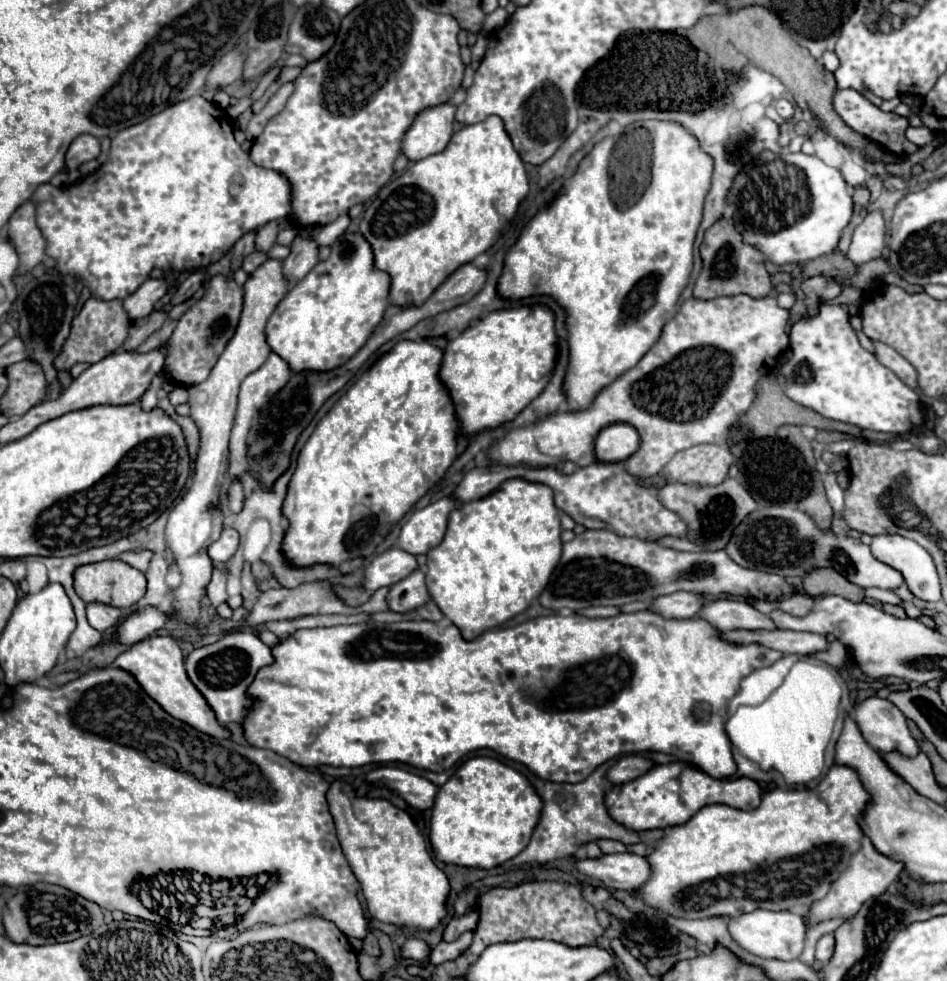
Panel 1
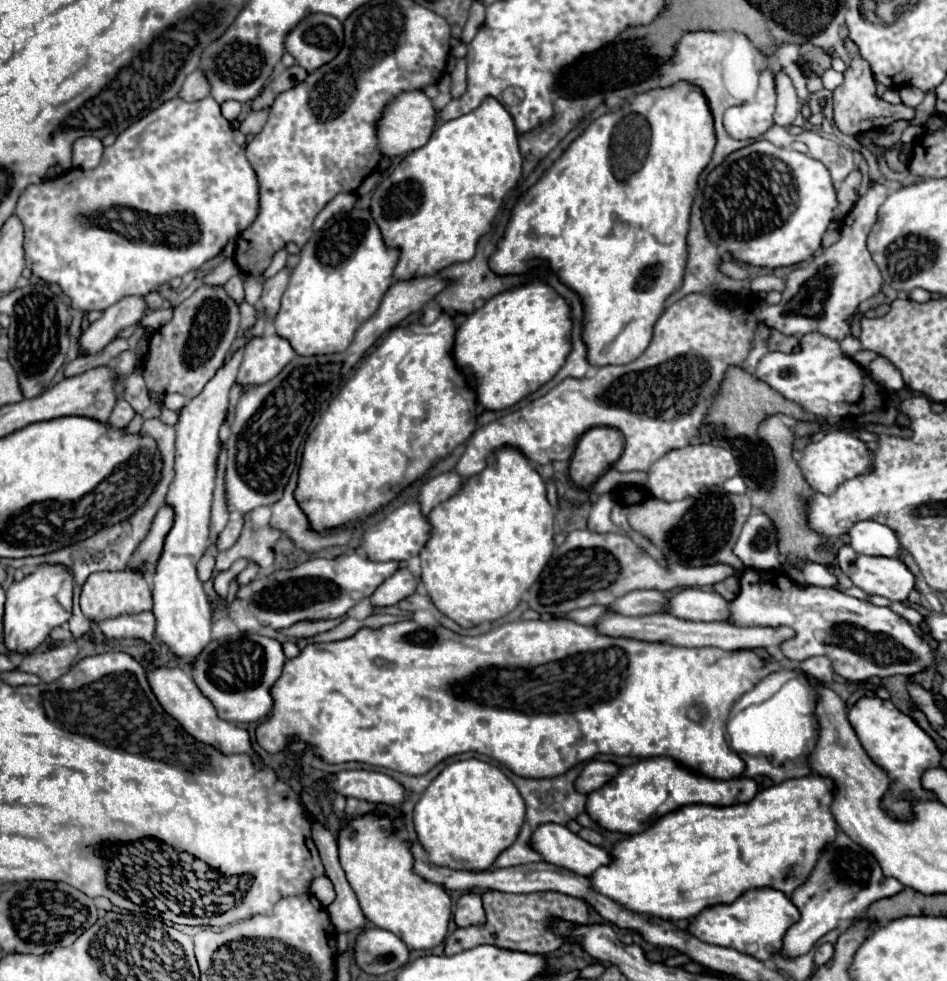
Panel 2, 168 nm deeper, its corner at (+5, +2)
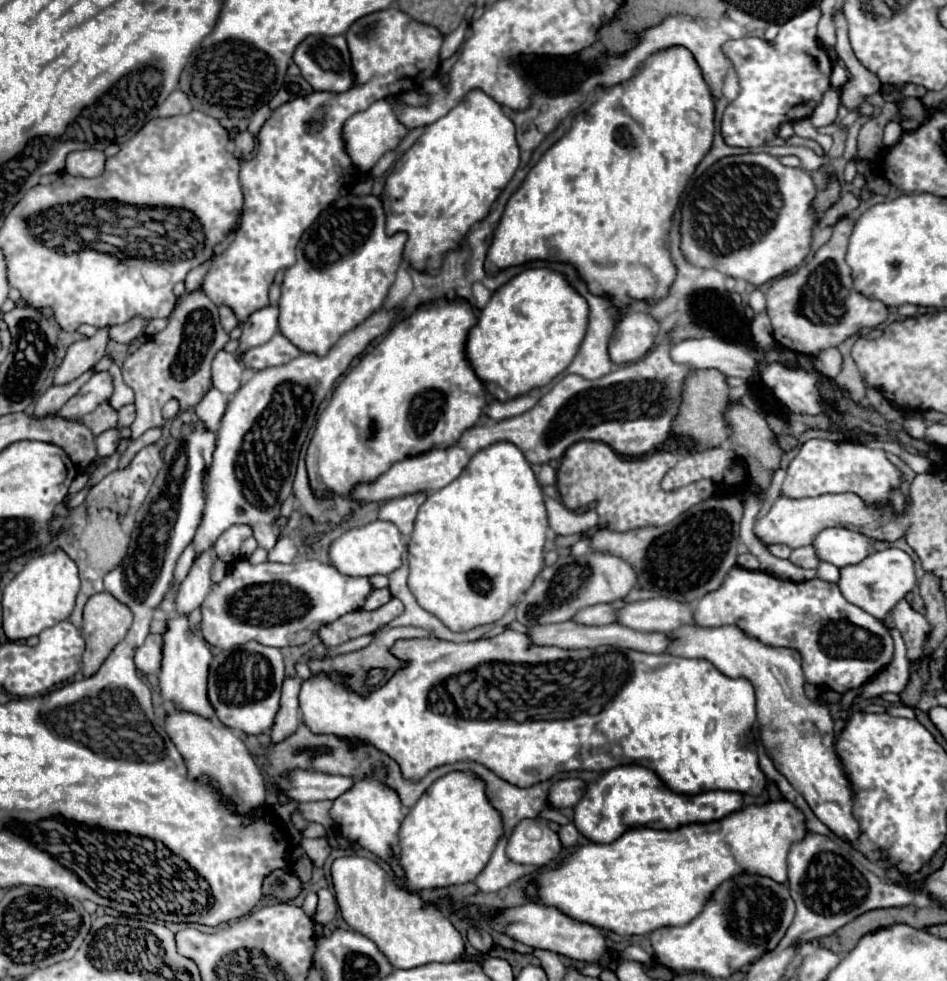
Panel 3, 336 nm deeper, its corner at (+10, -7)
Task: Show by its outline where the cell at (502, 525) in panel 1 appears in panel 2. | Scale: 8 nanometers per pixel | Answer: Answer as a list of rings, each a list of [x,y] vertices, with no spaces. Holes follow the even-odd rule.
[[[505,446],[491,454],[487,462],[489,466],[481,474],[471,476],[457,496],[431,510],[431,514],[427,516],[433,526],[431,538],[419,554],[421,582],[427,594],[431,596],[435,608],[455,620],[461,628],[473,628],[481,622],[493,622],[515,610],[523,594],[539,578],[555,548],[555,510],[547,502],[545,482],[531,468],[527,458],[519,450]]]

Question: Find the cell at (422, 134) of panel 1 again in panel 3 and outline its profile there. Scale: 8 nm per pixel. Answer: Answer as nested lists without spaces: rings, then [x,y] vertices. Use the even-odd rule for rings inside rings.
[[[376,101],[372,103],[366,111],[354,113],[342,127],[342,139],[344,139],[344,147],[348,157],[352,159],[352,163],[360,169],[360,171],[370,171],[376,161],[386,153],[398,147],[400,139],[408,133],[408,129],[394,117],[394,109],[388,101]]]

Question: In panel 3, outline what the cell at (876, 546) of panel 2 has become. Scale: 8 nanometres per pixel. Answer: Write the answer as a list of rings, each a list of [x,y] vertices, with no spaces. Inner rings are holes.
[[[832,527],[820,531],[814,537],[812,547],[820,561],[834,563],[836,567],[856,565],[874,551],[872,539],[844,527]]]

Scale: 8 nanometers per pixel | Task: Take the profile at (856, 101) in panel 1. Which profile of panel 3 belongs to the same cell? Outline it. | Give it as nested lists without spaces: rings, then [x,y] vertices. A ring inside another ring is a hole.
[[[836,11],[834,15],[834,23],[836,23],[836,53],[838,57],[846,63],[848,73],[850,73],[850,81],[840,89],[842,93],[842,105],[846,105],[848,109],[858,109],[864,115],[872,113],[872,107],[866,103],[866,95],[878,93],[880,91],[880,79],[868,71],[854,55],[850,41],[848,41],[848,27],[846,27],[846,19],[842,15],[842,11]]]

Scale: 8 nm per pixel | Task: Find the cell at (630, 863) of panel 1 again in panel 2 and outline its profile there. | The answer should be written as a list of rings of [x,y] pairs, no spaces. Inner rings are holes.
[[[541,824],[533,832],[531,842],[545,862],[581,876],[591,876],[597,868],[611,864],[611,852],[607,848],[585,842],[561,824]]]

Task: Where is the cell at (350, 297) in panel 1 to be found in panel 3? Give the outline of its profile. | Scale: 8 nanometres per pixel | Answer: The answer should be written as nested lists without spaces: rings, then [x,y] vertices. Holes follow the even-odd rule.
[[[342,195],[302,235],[296,265],[286,269],[280,297],[280,333],[304,353],[326,353],[342,333],[380,309],[396,279],[406,233],[386,235],[386,213],[378,195]]]

